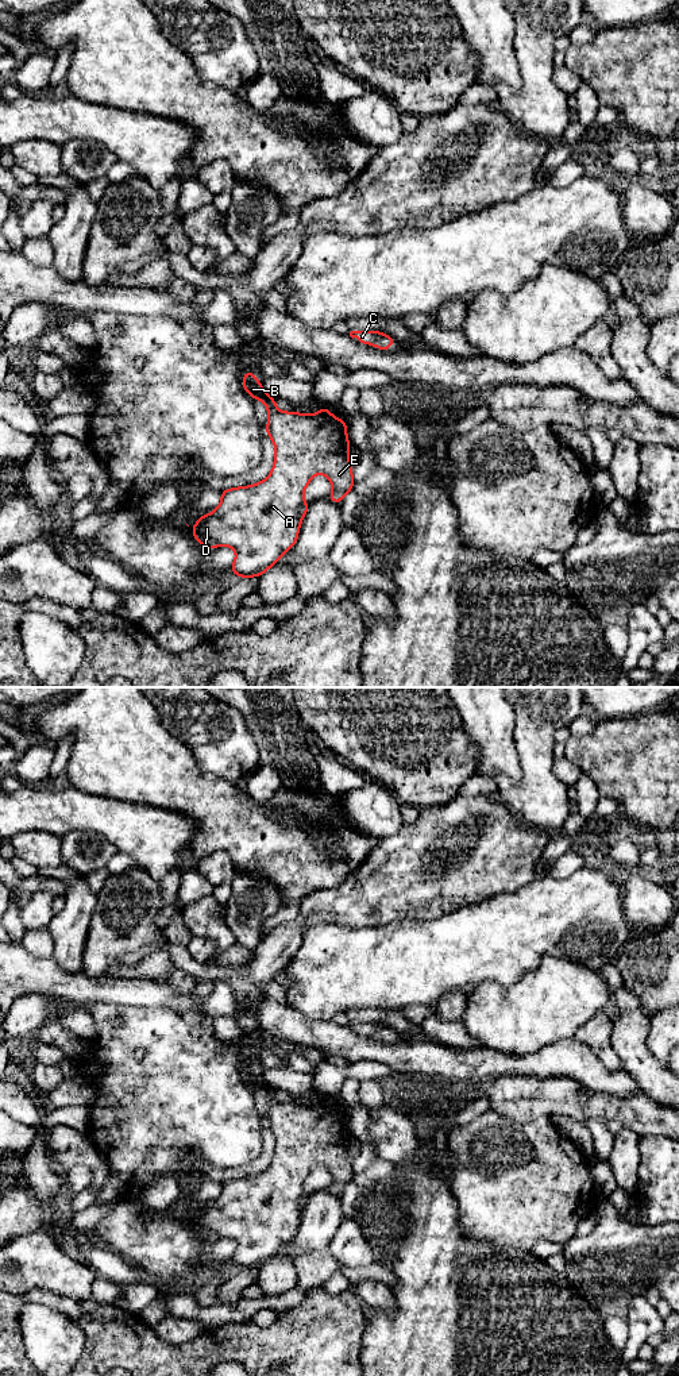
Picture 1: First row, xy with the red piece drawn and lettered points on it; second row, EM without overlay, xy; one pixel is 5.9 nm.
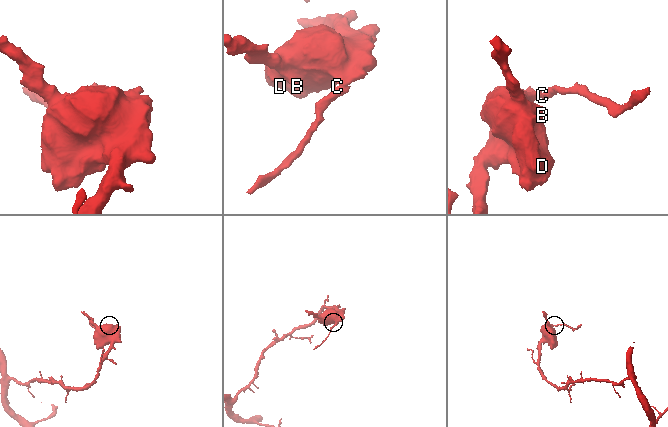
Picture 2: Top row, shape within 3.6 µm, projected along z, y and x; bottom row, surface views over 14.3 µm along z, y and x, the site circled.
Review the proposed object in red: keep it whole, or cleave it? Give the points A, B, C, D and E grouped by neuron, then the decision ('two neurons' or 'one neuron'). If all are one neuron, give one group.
A B D E / C; two neurons

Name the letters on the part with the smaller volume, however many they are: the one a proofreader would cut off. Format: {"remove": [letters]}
{"remove": ["C"]}

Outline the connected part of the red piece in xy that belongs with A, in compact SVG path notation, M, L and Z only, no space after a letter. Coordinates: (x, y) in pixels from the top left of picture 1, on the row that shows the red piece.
M251 370L243 374L242 383L252 400L266 404L269 421L265 432L275 447L273 470L262 482L220 492L221 504L211 514L202 514L190 528L197 543L208 550L220 546L232 547L236 558L229 571L243 579L261 577L296 544L300 524L310 506L304 501L304 490L316 474L328 477L332 492L327 498L336 504L342 504L355 482L354 469L348 463L351 443L347 439L346 420L336 419L324 405L315 415L279 412L275 400L262 389Z

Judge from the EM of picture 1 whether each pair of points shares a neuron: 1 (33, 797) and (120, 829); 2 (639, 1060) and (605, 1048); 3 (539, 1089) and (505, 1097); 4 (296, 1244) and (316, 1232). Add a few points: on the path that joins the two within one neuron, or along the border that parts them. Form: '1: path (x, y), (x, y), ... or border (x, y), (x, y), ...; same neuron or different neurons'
1: path (54, 810), (78, 810), (99, 814); same neuron
2: border (610, 1021), (610, 1045), (620, 1059), (621, 1067); different neurons
3: path (531, 1097), (513, 1097); same neuron
4: path (301, 1242), (311, 1236); same neuron

